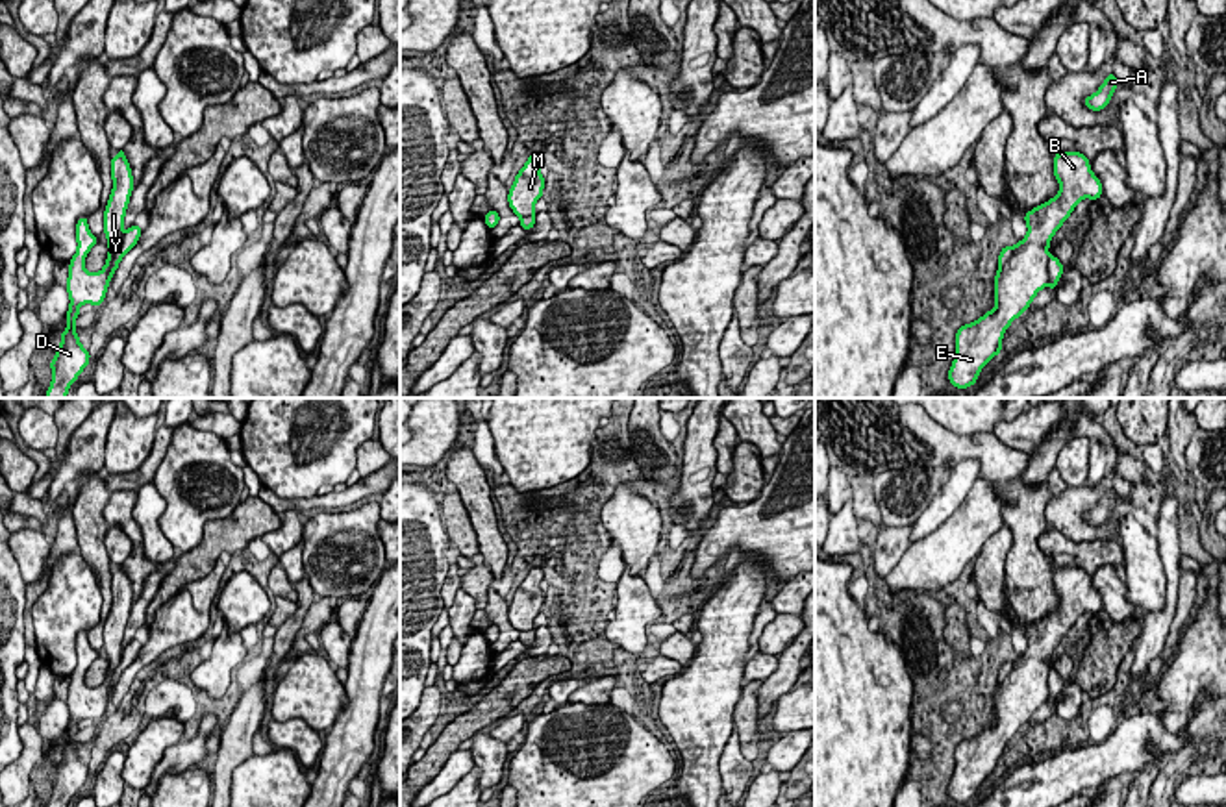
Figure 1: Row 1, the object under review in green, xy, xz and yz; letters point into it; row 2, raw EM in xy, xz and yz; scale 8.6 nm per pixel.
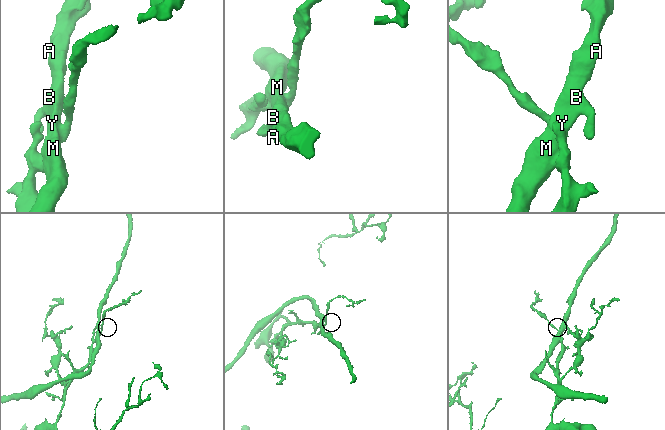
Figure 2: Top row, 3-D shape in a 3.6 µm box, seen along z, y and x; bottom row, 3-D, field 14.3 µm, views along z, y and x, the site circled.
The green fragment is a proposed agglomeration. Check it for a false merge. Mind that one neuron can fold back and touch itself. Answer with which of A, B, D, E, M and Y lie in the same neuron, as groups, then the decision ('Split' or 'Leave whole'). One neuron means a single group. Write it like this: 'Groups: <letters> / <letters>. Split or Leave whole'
Groups: A B E M Y / D. Split

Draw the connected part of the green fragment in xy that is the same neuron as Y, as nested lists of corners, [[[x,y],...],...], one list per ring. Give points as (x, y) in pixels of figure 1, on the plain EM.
[[[122,565],[115,572],[111,572],[111,594],[113,603],[104,626],[104,648],[109,661],[107,674],[115,672],[122,659],[122,639],[133,605],[131,583]]]

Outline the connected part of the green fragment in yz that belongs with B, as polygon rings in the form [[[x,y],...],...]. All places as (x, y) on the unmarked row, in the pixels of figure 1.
[[[1057,566],[1054,590],[1059,596],[1059,607],[1024,629],[1026,652],[1015,661],[1004,661],[998,670],[995,724],[956,746],[948,796],[957,803],[965,805],[976,798],[982,783],[1000,768],[1004,746],[1048,700],[1050,655],[1076,618],[1083,613],[1098,615],[1102,611],[1102,598],[1093,589],[1089,574],[1080,566]]]

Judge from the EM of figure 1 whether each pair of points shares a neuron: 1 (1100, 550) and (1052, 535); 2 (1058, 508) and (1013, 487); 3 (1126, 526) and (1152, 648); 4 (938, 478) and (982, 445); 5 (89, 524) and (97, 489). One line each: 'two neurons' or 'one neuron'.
1: one neuron
2: two neurons
3: two neurons
4: two neurons
5: one neuron

